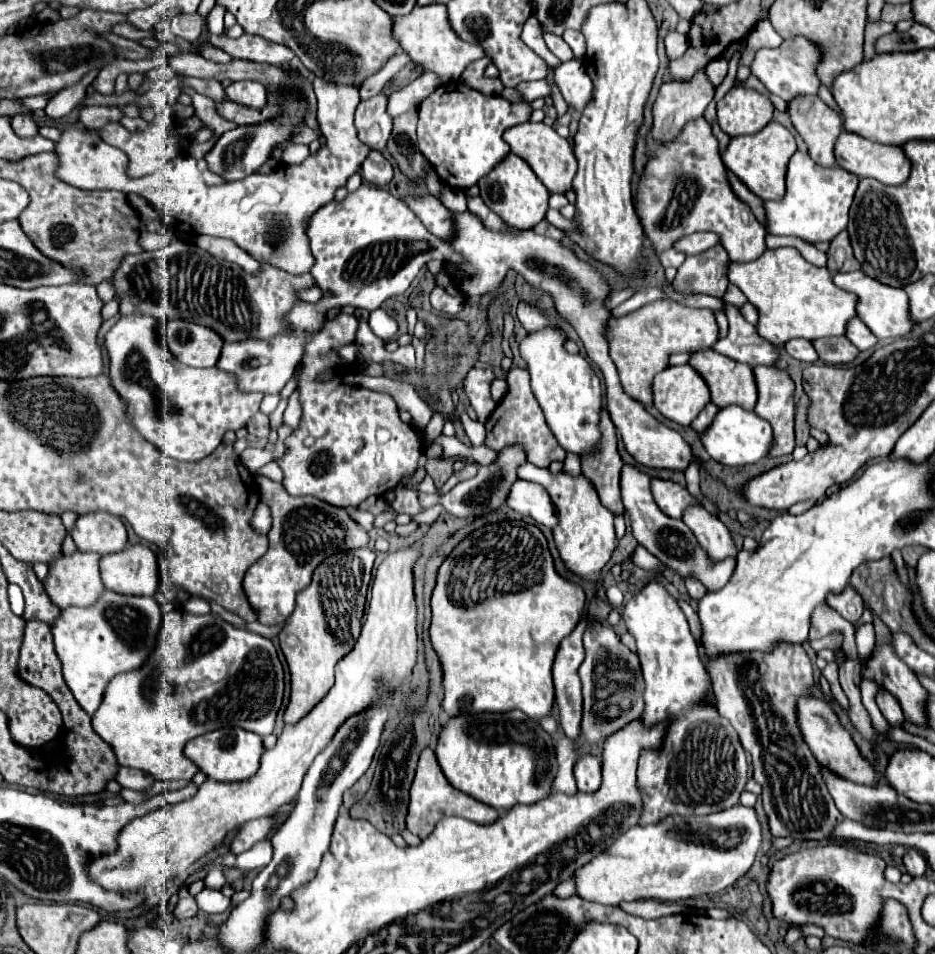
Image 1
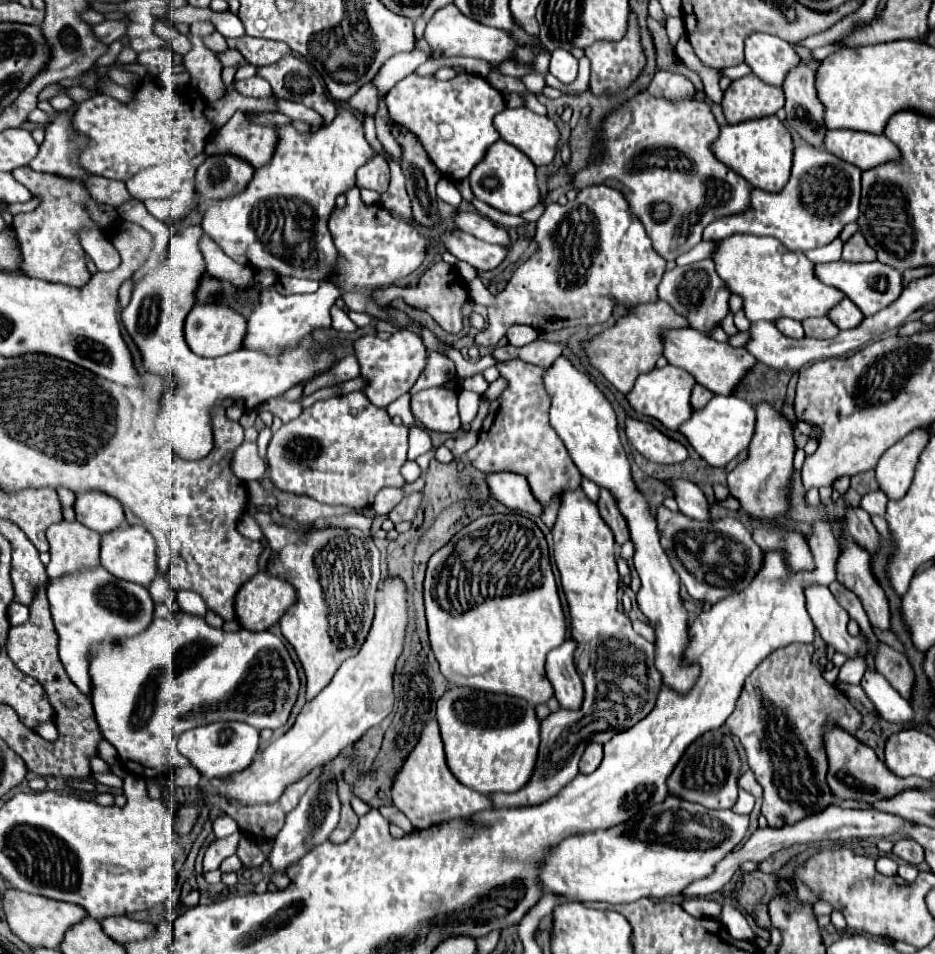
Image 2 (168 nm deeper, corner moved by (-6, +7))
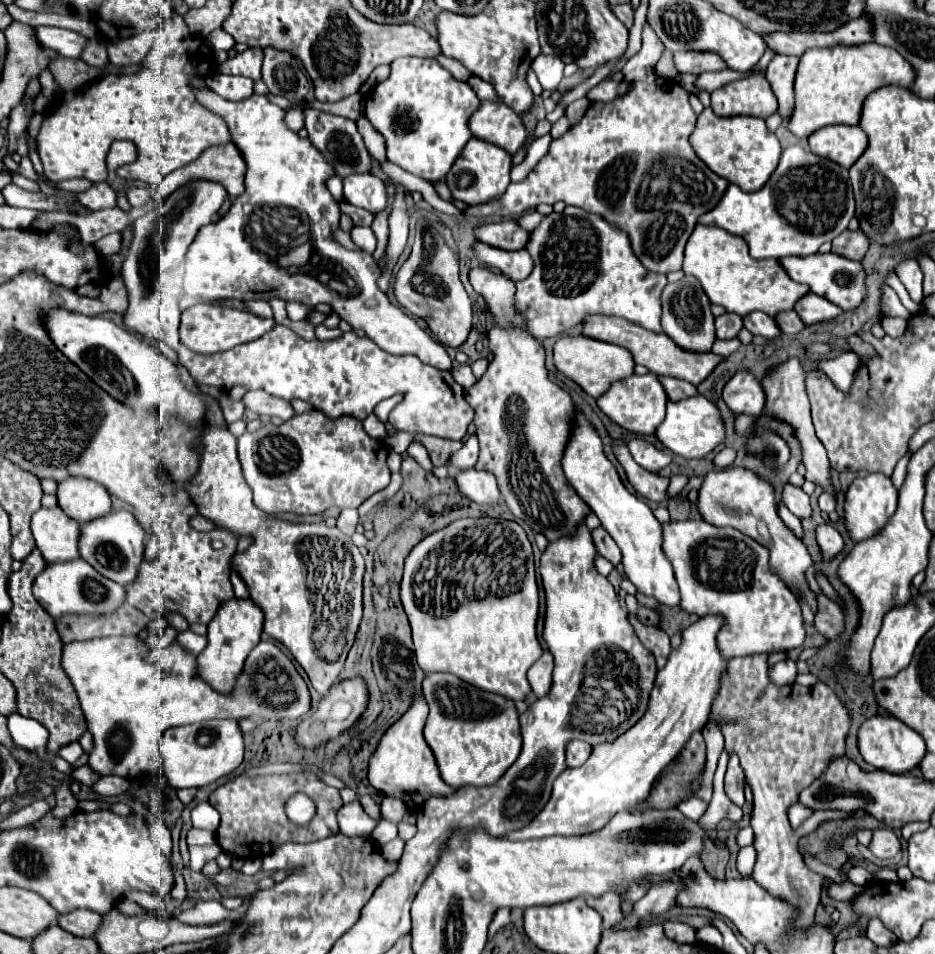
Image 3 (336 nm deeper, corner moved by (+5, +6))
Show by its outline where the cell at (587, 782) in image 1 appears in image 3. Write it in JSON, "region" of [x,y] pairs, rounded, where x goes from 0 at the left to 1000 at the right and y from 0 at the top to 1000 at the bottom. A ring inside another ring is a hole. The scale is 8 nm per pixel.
{"region":[[[610,777],[605,783],[605,802],[620,804],[633,789],[633,783],[625,777]]]}

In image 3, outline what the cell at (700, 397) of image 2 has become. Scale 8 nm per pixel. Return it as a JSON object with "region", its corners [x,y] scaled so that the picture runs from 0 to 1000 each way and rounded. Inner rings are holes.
{"region":[[[706,395],[706,401],[714,414],[717,420],[727,420],[734,416],[742,416],[747,414],[744,406],[732,397],[721,397],[721,395]]]}

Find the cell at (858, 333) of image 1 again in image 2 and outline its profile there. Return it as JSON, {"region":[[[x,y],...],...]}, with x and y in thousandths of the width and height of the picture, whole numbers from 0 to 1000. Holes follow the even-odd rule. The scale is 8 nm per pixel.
{"region":[[[904,312],[902,317],[897,317],[889,327],[887,327],[887,333],[899,344],[899,346],[910,346],[914,342],[919,342],[923,338],[923,327],[908,314]]]}

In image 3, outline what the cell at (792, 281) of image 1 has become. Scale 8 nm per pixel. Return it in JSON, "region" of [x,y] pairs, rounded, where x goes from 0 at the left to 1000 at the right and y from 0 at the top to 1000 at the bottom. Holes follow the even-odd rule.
{"region":[[[751,234],[742,238],[734,255],[729,284],[749,295],[753,307],[764,320],[772,320],[776,322],[776,326],[789,330],[798,330],[802,326],[817,326],[828,332],[834,326],[845,326],[849,318],[866,305],[862,299],[849,297],[830,271],[804,271],[796,251],[781,246],[770,238]]]}

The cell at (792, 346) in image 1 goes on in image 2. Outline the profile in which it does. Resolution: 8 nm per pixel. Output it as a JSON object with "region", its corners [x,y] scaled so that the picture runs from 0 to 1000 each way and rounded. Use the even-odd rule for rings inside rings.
{"region":[[[835,333],[835,335],[831,335],[829,338],[829,342],[837,348],[837,350],[842,350],[842,352],[846,352],[846,354],[859,354],[859,342],[857,342],[857,338],[850,338],[850,335],[846,335],[846,333]]]}

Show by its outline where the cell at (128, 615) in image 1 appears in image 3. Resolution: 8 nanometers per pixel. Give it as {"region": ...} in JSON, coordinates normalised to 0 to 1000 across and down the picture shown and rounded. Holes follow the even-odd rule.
{"region":[[[79,586],[73,590],[49,590],[47,599],[39,605],[34,613],[34,622],[39,630],[58,647],[66,647],[71,643],[83,645],[113,645],[120,643],[128,632],[133,632],[133,615],[107,603],[96,590],[90,586]]]}

